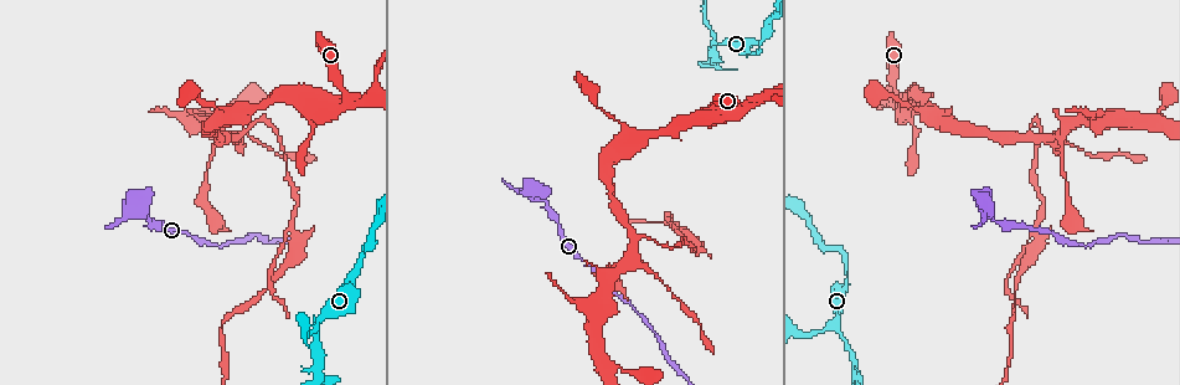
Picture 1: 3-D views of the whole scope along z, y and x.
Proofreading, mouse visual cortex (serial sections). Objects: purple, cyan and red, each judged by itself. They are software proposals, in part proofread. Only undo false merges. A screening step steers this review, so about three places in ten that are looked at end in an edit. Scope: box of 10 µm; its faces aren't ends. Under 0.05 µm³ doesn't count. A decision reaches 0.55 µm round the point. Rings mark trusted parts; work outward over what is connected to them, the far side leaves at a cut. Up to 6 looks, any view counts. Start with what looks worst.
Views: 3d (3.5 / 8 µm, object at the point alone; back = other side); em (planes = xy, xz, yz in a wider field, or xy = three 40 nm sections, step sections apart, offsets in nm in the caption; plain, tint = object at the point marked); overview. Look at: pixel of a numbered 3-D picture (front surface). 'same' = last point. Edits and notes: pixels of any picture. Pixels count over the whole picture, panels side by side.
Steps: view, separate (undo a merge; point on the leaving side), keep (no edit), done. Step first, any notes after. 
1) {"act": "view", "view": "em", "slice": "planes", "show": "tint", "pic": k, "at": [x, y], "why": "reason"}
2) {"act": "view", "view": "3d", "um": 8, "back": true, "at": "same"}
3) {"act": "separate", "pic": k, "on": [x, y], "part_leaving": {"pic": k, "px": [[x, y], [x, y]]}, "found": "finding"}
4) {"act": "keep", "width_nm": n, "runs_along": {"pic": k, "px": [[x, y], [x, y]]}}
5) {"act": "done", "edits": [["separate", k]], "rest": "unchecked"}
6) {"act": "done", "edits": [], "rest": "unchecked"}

{"act": "view", "view": "3d", "um": 3.5, "pic": 1, "at": [314, 328], "why": "three arms meet"}

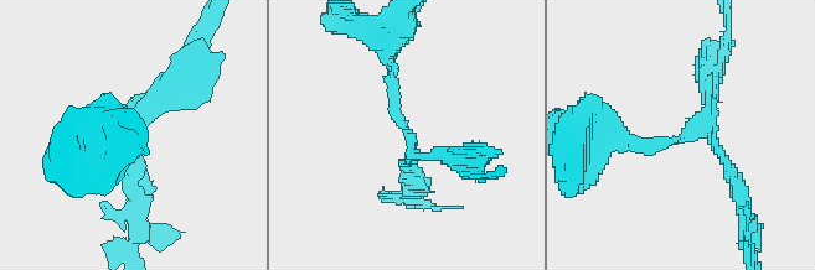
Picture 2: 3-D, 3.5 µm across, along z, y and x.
{"act": "view", "view": "em", "slice": "xy", "step": 5, "show": "tint", "pic": 2, "at": [404, 129], "arms": 3, "arm_widths_nm": [150, 150, 200], "why": "shape alone is not enough"}

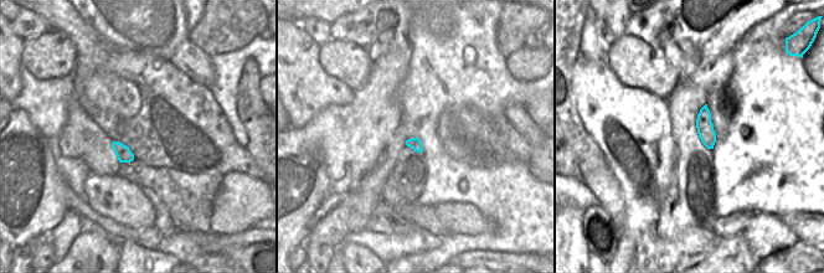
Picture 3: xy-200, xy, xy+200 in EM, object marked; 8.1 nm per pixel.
{"act": "view", "view": "em", "slice": "xy", "step": 3, "show": "tint", "at": "same"}

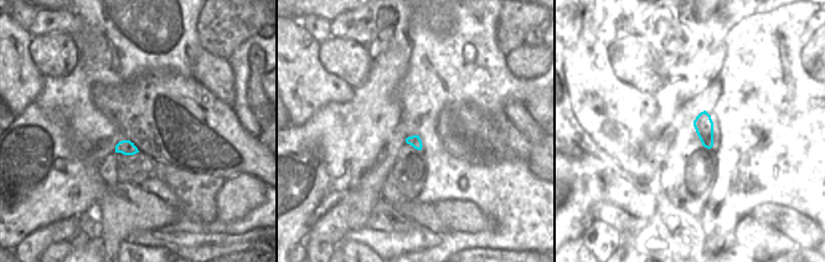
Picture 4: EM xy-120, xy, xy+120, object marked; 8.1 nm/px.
{"act": "keep", "runs_along": {"pic": 2, "px": [[457, 156], [414, 154], [388, 55]]}, "found": "continuous, no second cell"}

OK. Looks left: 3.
{"act": "view", "view": "3d", "um": 3.5, "back": true, "pic": 1, "at": [993, 220], "why": "narrows sharply"}

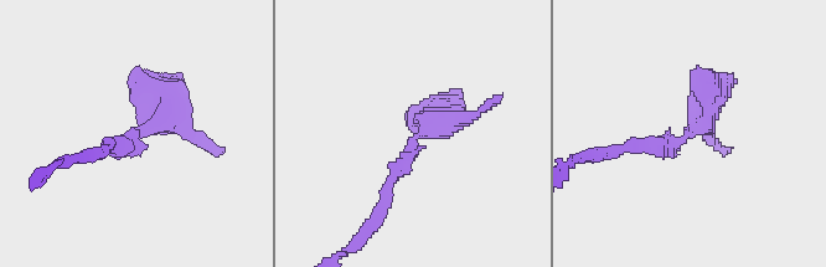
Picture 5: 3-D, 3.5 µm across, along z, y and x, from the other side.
{"act": "view", "view": "em", "slice": "xy", "step": 5, "show": "tint", "pic": 5, "at": [691, 134], "why": "need the tissue"}

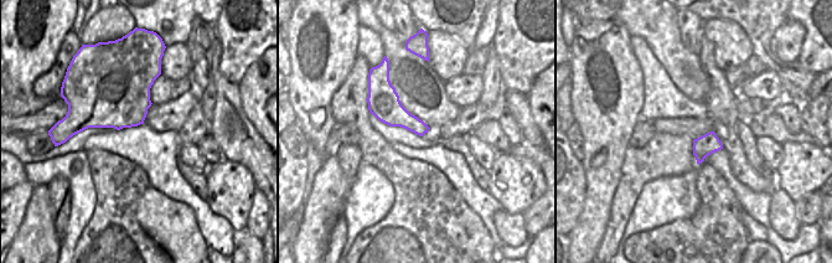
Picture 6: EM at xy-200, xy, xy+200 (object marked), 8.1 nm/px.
{"act": "keep", "runs_along": {"pic": 5, "px": [[624, 148], [697, 129], [703, 80]]}, "found": "one cell here"}

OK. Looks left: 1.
{"act": "done", "edits": [], "rest": "unchecked"}

